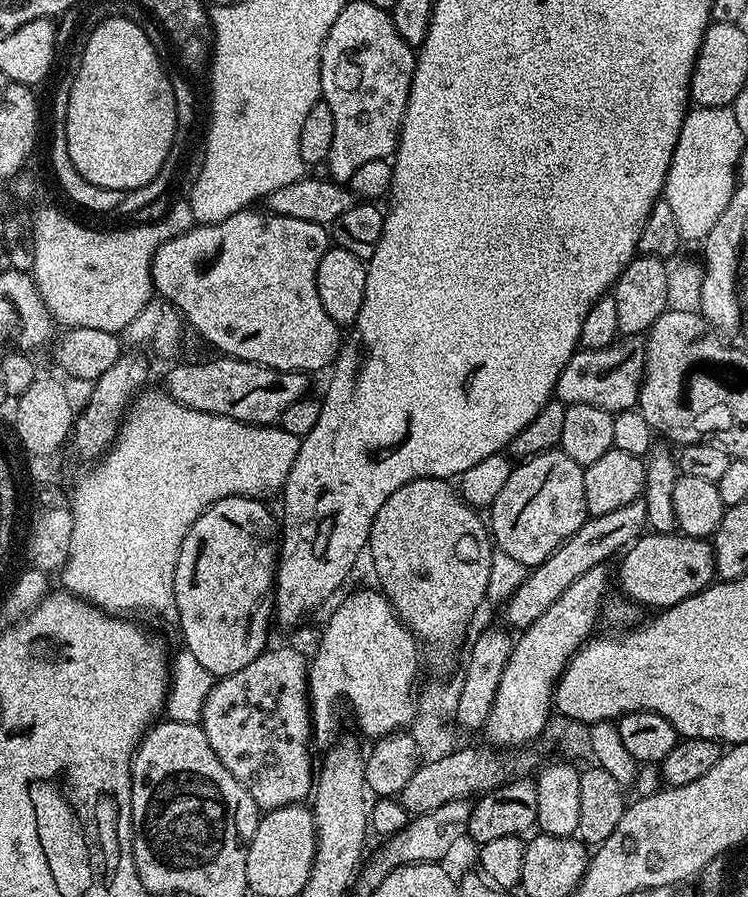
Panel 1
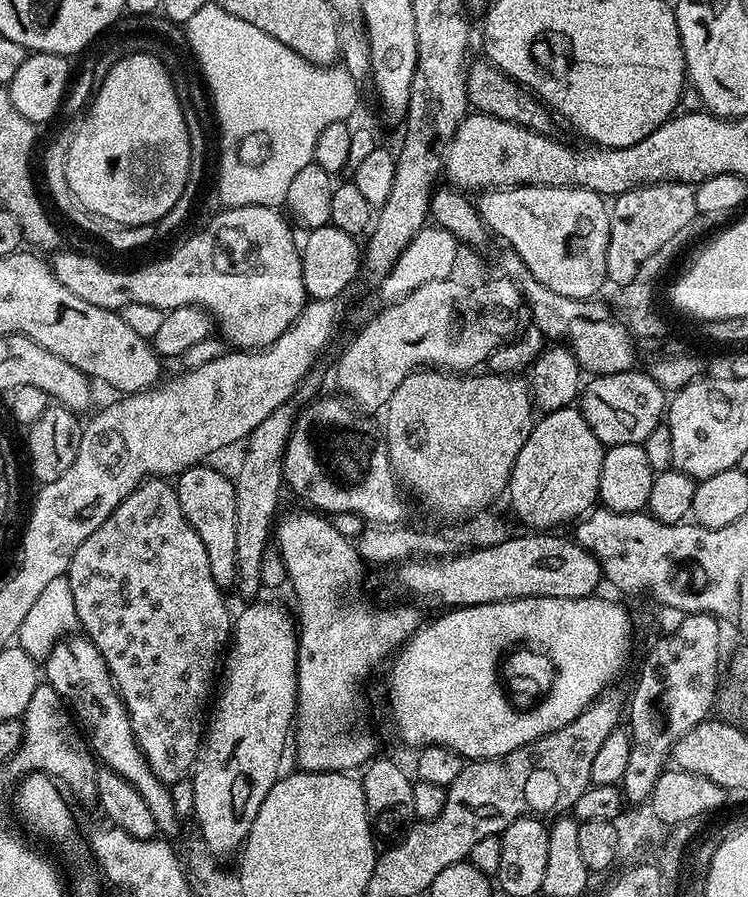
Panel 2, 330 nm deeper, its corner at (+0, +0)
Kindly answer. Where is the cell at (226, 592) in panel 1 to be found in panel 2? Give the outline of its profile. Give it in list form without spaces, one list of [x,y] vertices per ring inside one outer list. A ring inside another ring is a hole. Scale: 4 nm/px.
[[[206,467],[186,469],[175,477],[174,487],[186,522],[194,526],[198,538],[202,538],[202,546],[206,546],[206,558],[210,558],[210,574],[214,574],[214,582],[221,590],[228,590],[235,585],[238,562],[236,485],[222,473]]]

